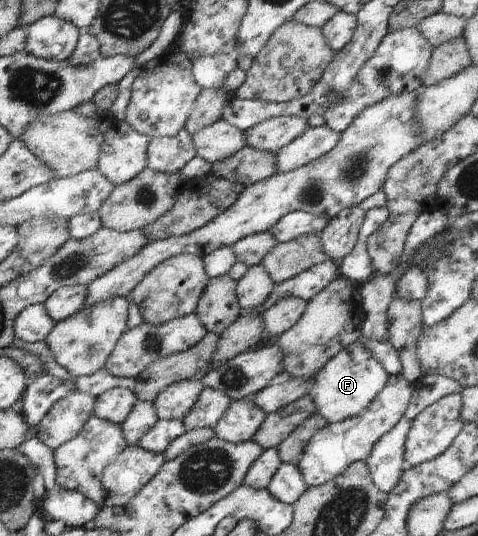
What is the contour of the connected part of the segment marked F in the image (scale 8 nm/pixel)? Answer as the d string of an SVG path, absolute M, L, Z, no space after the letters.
M358 341L348 345L346 349L341 349L314 375L308 395L314 402L316 411L326 418L328 423L341 422L364 412L384 389L388 378L389 375L380 362Z

